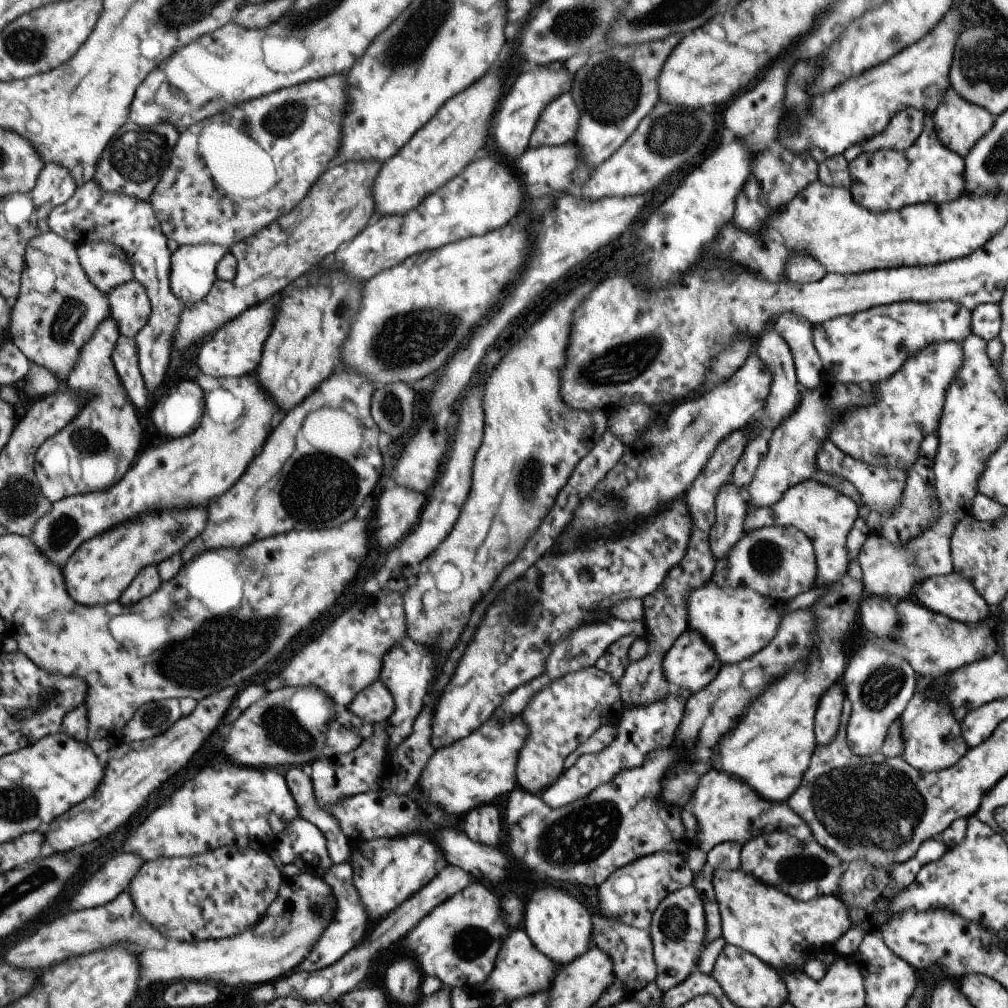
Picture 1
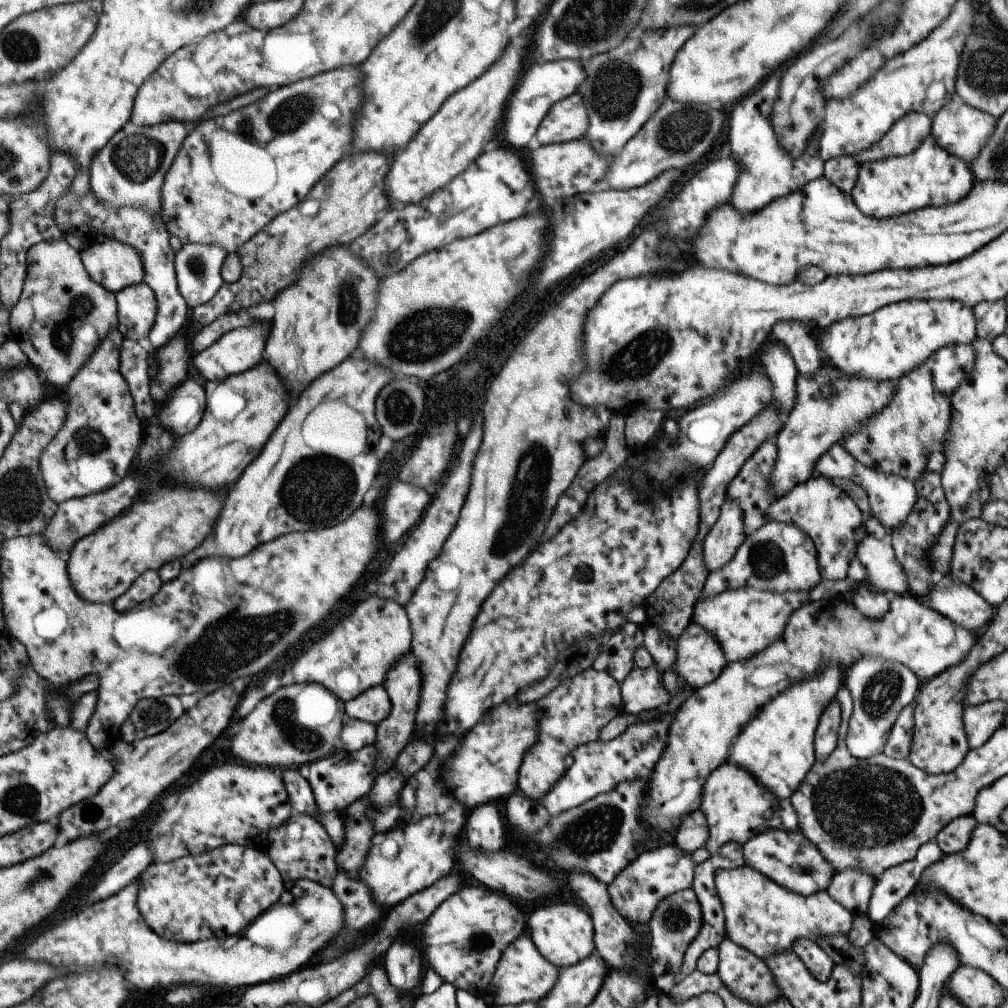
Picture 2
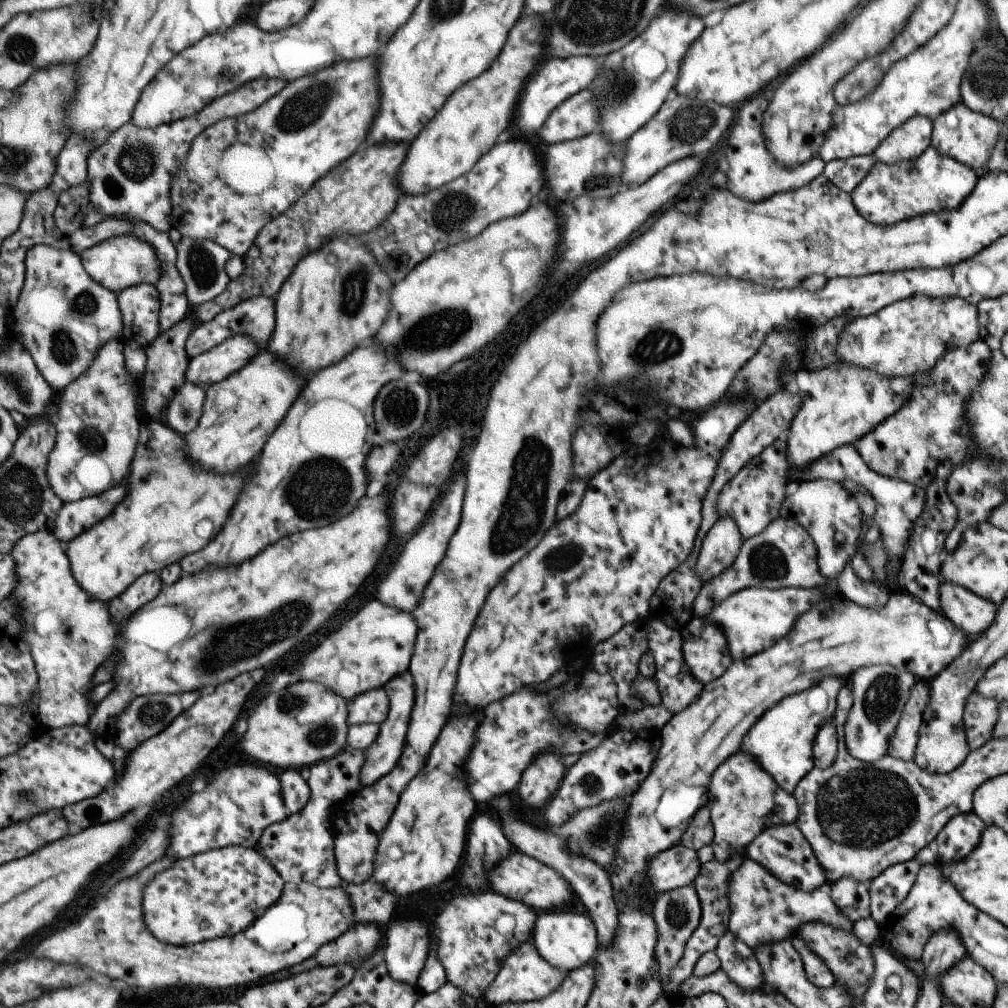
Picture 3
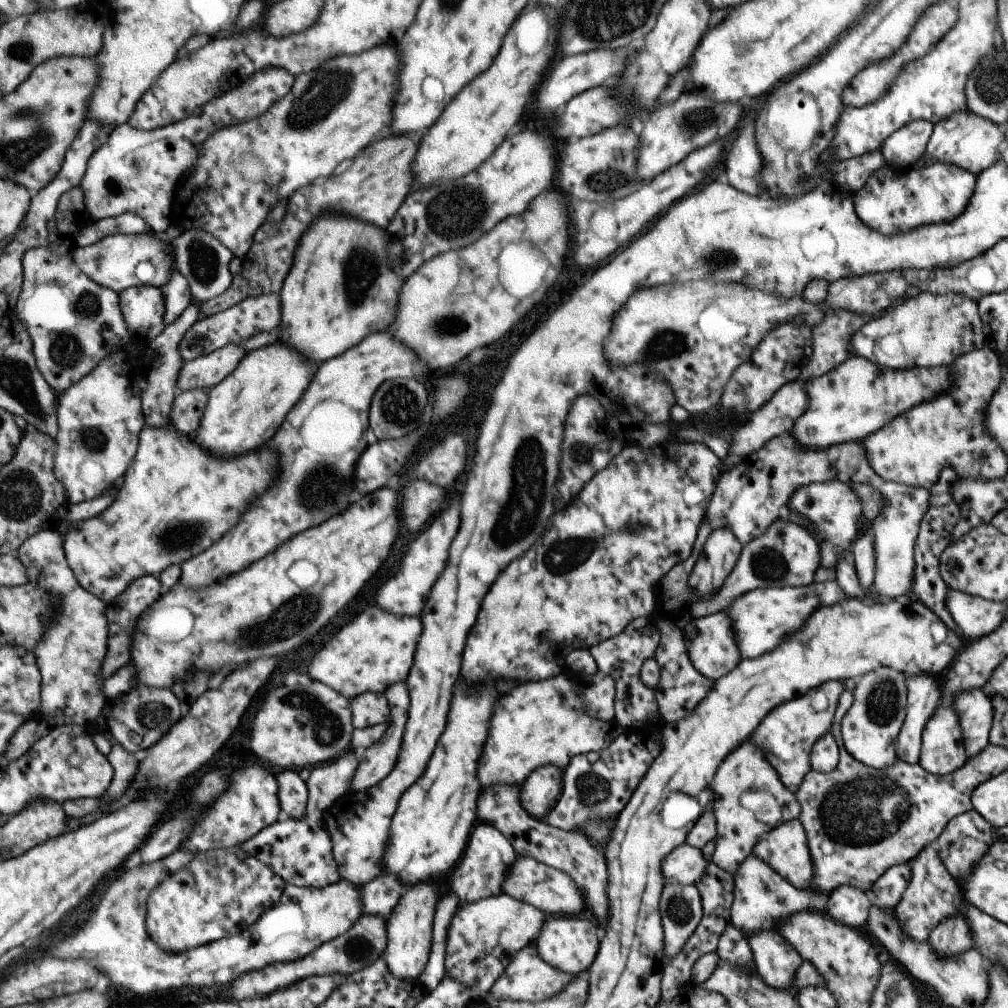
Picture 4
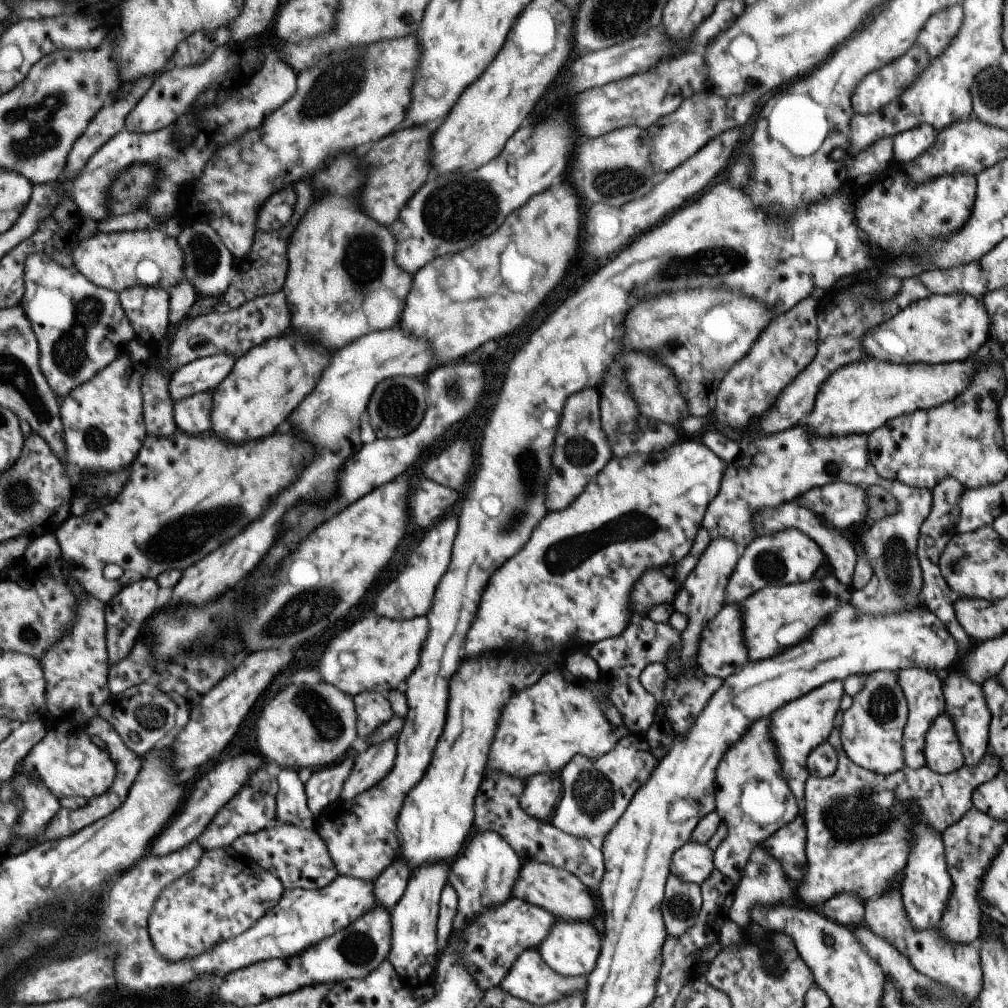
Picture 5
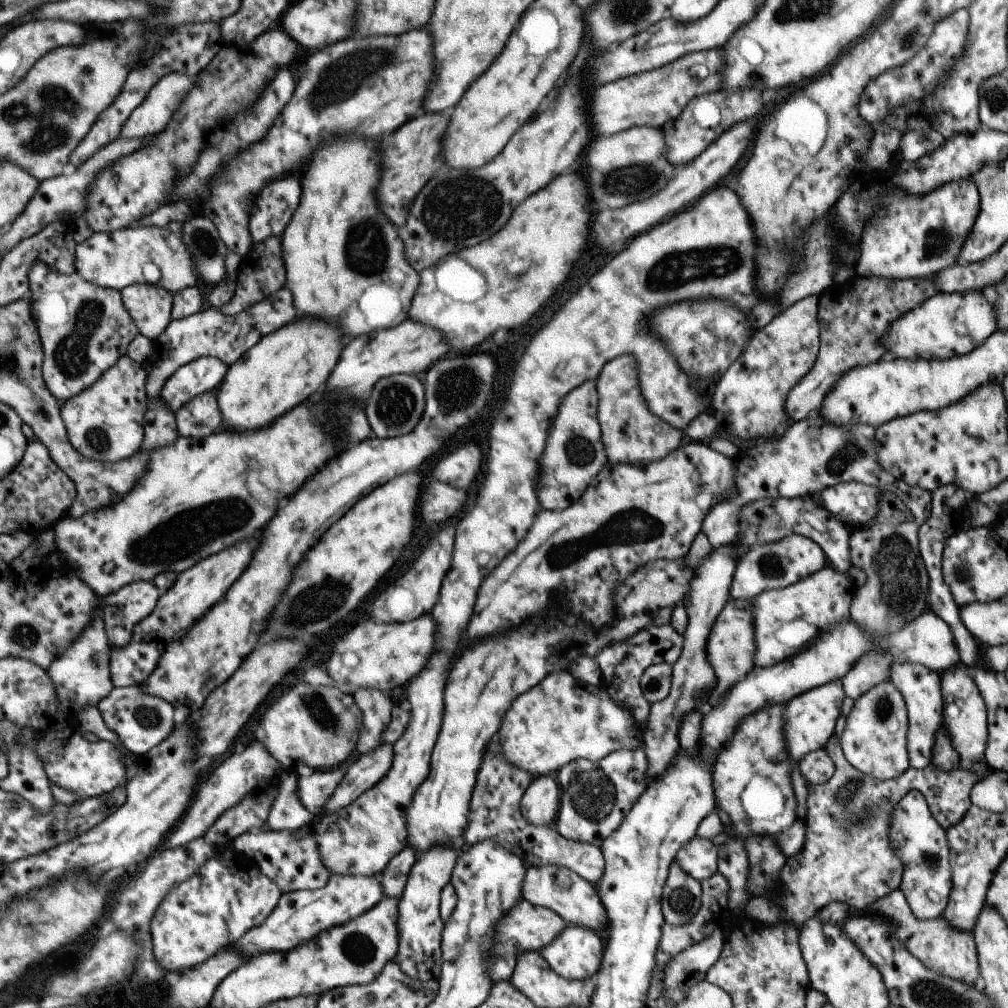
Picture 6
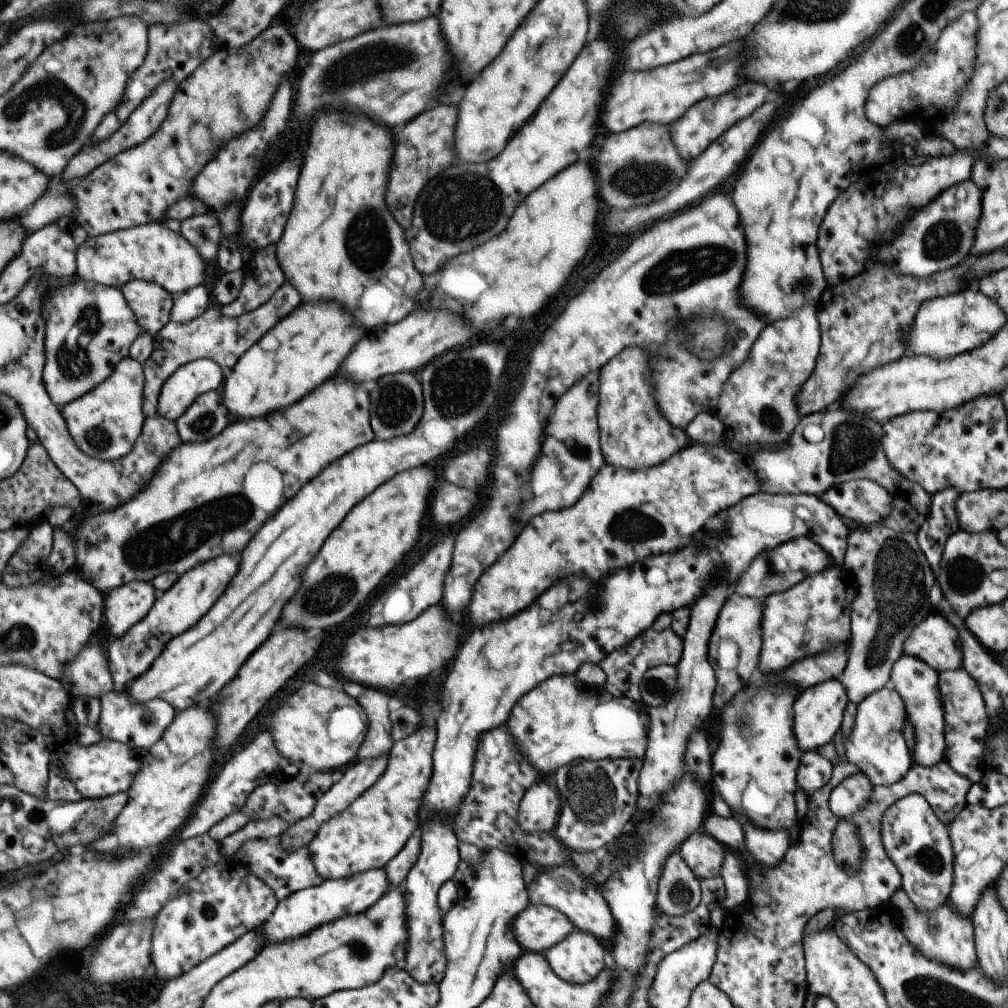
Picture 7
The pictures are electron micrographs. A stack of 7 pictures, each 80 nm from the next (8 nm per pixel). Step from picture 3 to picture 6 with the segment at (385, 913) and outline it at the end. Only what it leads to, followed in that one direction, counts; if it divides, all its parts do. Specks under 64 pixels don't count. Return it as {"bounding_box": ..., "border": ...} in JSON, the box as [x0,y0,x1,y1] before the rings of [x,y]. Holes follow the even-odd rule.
{"bounding_box":[380,845,416,898],"border":[[[407,845],[395,856],[380,876],[385,897],[399,898],[404,889],[410,866],[416,861],[416,852]]]}

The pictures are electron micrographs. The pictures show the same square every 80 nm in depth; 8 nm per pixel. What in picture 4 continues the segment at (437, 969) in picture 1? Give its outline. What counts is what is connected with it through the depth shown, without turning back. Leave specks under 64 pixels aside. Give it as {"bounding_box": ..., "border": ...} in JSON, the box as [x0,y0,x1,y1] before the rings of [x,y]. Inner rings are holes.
{"bounding_box":[443,893,546,998],"border":[[[503,893],[481,898],[475,904],[459,903],[451,918],[443,950],[446,973],[465,984],[472,997],[481,998],[489,991],[497,976],[505,970],[511,958],[521,948],[534,943],[546,918],[537,908]]]}

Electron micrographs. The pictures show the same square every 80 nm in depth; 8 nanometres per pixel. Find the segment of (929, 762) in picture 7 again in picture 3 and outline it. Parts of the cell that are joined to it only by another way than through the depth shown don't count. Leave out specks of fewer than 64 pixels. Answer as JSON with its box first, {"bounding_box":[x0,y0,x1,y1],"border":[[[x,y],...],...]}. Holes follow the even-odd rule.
{"bounding_box":[886,680,929,761],"border":[[[916,680],[915,686],[909,690],[909,698],[889,740],[886,755],[901,761],[912,761],[917,743],[917,730],[921,725],[921,712],[927,700],[929,700],[927,682]]]}

